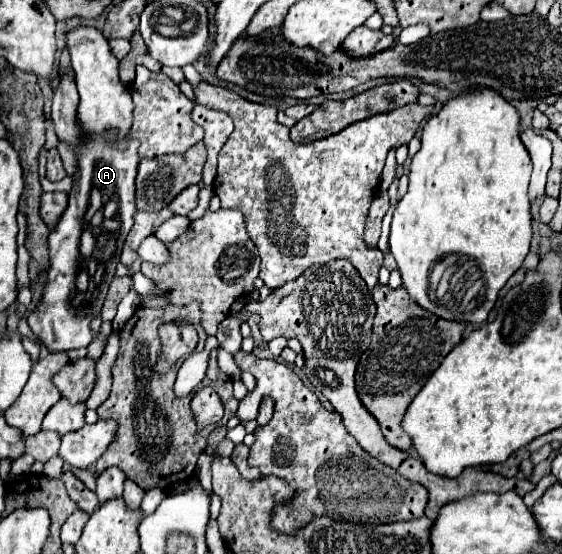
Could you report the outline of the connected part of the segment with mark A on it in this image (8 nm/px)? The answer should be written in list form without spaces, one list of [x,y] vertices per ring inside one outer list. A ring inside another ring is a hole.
[[[76,28],[68,34],[68,48],[70,48],[70,58],[72,58],[72,70],[74,70],[74,80],[76,88],[80,94],[80,104],[76,110],[76,122],[80,126],[80,144],[76,144],[74,154],[78,160],[78,170],[72,176],[74,184],[72,190],[68,192],[68,206],[64,214],[60,216],[58,224],[50,230],[48,234],[48,270],[46,270],[46,284],[42,298],[38,306],[28,312],[26,322],[34,336],[38,338],[40,344],[46,346],[48,352],[66,352],[72,348],[86,348],[94,338],[90,330],[90,322],[100,316],[102,304],[108,294],[108,286],[116,274],[116,266],[120,262],[122,246],[124,240],[134,224],[134,214],[136,214],[136,168],[138,168],[138,140],[126,140],[130,126],[132,126],[132,96],[126,90],[126,86],[120,82],[118,76],[118,60],[110,52],[109,41],[98,32],[96,28]],[[106,130],[116,130],[114,142],[104,138]],[[84,220],[90,220],[92,224],[92,236],[94,236],[94,250],[86,260],[80,260],[80,236],[84,230]]]

